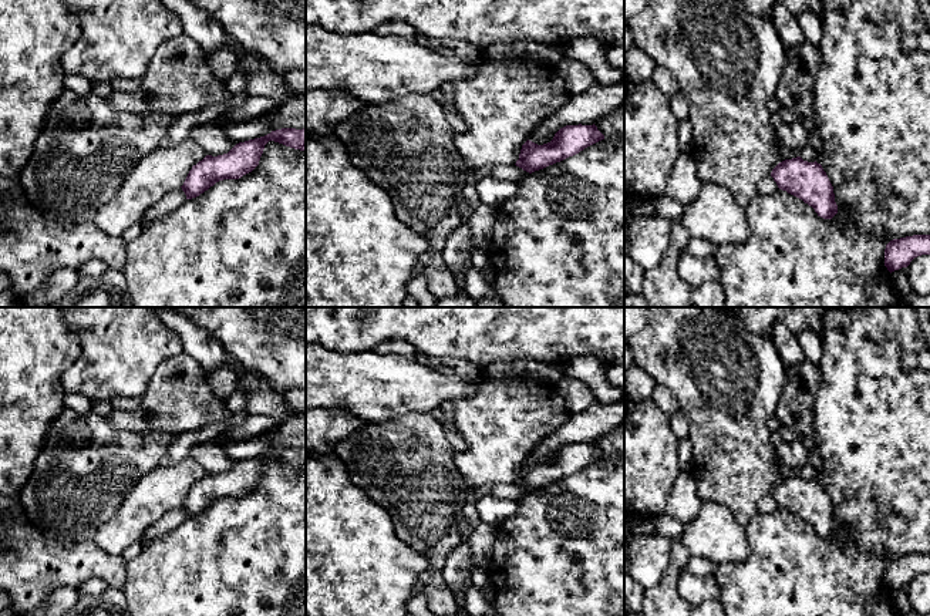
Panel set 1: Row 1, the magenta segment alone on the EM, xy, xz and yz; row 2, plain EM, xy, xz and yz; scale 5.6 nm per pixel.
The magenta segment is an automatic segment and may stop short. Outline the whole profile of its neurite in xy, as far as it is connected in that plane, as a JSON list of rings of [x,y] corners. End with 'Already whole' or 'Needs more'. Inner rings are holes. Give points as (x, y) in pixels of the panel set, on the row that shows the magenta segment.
[[[282,128],[270,134],[236,144],[228,154],[206,155],[192,166],[181,186],[186,199],[192,199],[223,179],[239,179],[252,172],[260,161],[264,145],[269,141],[306,151],[306,128]]]. Already whole

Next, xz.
[[[594,124],[566,125],[560,128],[547,144],[538,145],[528,139],[522,145],[519,159],[515,165],[532,174],[573,156],[602,139],[604,139],[604,135]]]. Already whole

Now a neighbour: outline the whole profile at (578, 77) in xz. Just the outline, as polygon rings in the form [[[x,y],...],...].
[[[565,57],[555,68],[570,95],[583,94],[596,84],[593,73],[576,60]]]

